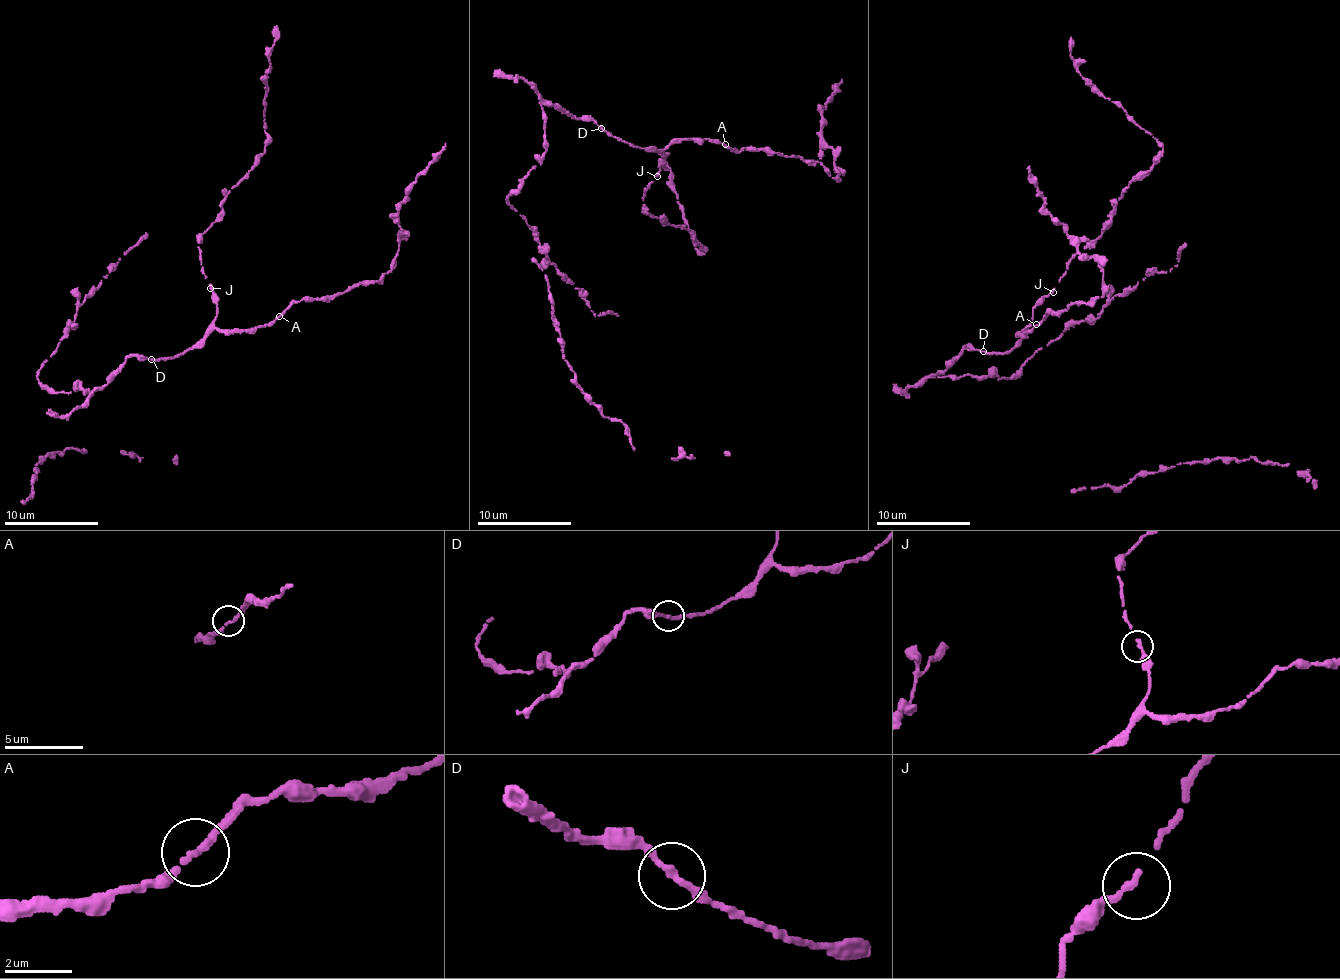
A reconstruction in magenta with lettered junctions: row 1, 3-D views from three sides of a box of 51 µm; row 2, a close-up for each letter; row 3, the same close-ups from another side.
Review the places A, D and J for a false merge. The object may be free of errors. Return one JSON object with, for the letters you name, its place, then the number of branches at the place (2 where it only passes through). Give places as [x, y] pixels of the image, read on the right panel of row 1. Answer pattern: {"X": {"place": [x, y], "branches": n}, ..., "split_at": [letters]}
{"split_at": []}

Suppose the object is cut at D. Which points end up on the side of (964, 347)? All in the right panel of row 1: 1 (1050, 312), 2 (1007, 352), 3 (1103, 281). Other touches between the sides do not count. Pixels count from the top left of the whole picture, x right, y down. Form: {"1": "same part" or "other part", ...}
{"1": "other part", "2": "other part", "3": "other part"}

